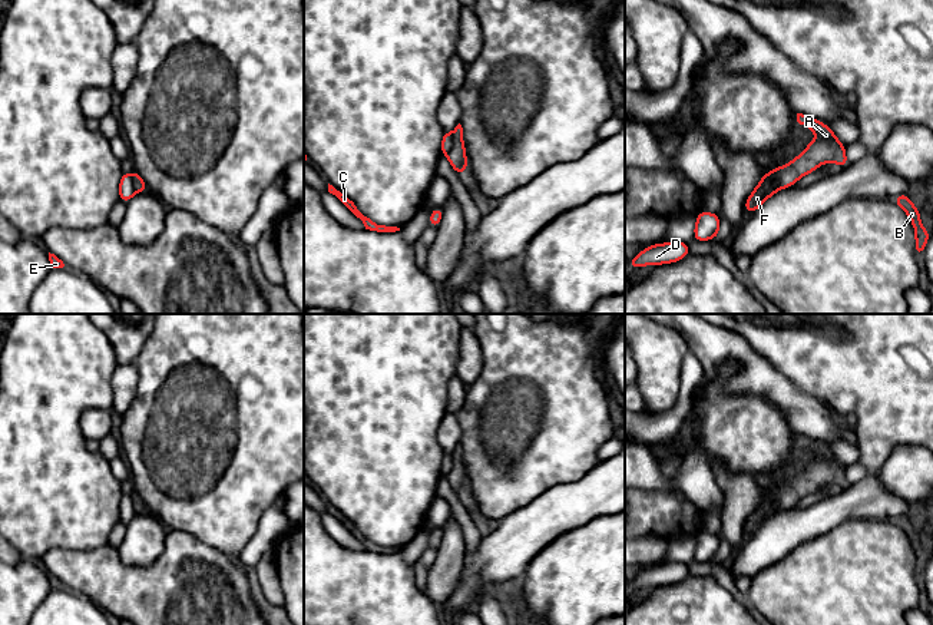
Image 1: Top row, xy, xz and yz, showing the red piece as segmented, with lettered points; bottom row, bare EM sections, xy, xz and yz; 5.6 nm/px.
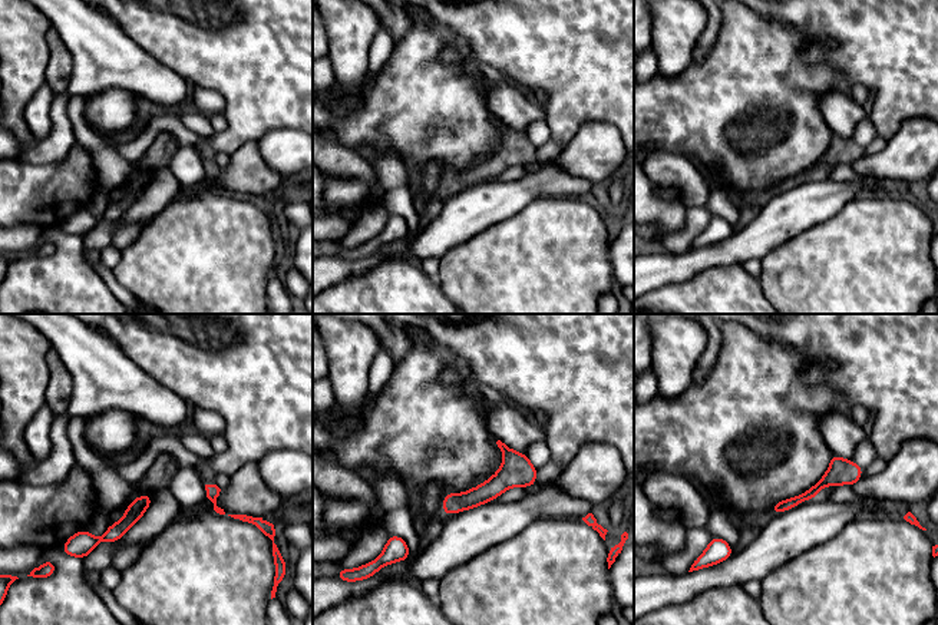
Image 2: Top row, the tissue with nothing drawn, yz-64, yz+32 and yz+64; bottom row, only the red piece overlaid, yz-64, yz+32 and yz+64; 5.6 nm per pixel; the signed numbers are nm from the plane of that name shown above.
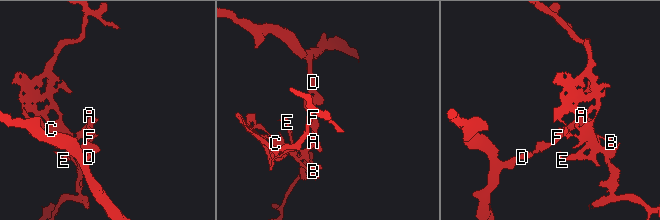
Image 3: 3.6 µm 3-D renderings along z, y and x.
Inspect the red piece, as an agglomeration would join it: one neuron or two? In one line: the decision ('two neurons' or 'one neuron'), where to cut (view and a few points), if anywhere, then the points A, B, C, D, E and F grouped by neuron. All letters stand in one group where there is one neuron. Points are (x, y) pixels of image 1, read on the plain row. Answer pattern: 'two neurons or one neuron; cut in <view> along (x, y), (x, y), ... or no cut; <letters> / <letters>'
two neurons; cut in yz along (760, 503), (776, 501), (781, 508); A B C E / D F

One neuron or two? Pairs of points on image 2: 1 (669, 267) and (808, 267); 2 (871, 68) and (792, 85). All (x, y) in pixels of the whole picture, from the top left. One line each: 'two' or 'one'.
1: two
2: two

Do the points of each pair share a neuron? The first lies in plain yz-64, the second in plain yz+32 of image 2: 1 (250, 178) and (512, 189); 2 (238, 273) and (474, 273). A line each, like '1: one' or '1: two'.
1: one
2: one

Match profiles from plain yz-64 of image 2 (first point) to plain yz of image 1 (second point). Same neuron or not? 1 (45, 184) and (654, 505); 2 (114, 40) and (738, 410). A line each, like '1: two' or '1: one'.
1: one
2: two

